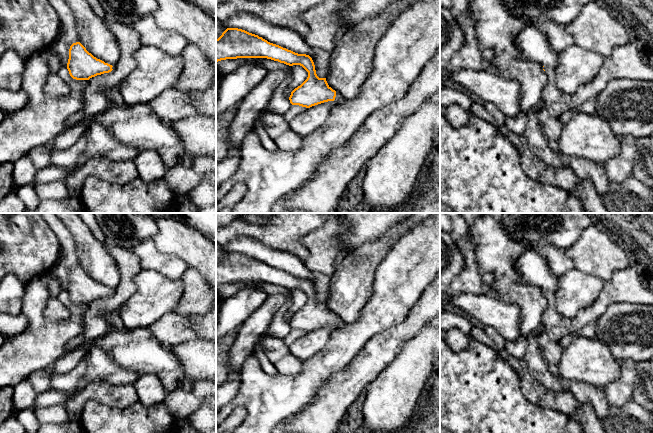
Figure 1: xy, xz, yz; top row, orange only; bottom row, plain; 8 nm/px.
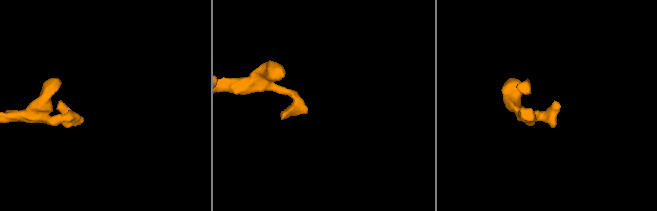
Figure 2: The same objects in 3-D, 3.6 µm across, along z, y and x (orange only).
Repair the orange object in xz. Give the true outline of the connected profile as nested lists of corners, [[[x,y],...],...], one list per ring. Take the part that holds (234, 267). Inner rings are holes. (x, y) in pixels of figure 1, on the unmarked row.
[[[227,252],[216,263],[216,286],[237,282],[267,282],[289,290],[302,290],[308,296],[308,301],[291,316],[289,324],[292,329],[310,332],[328,325],[337,328],[345,325],[328,309],[326,302],[317,300],[309,279],[295,277],[242,253]]]

